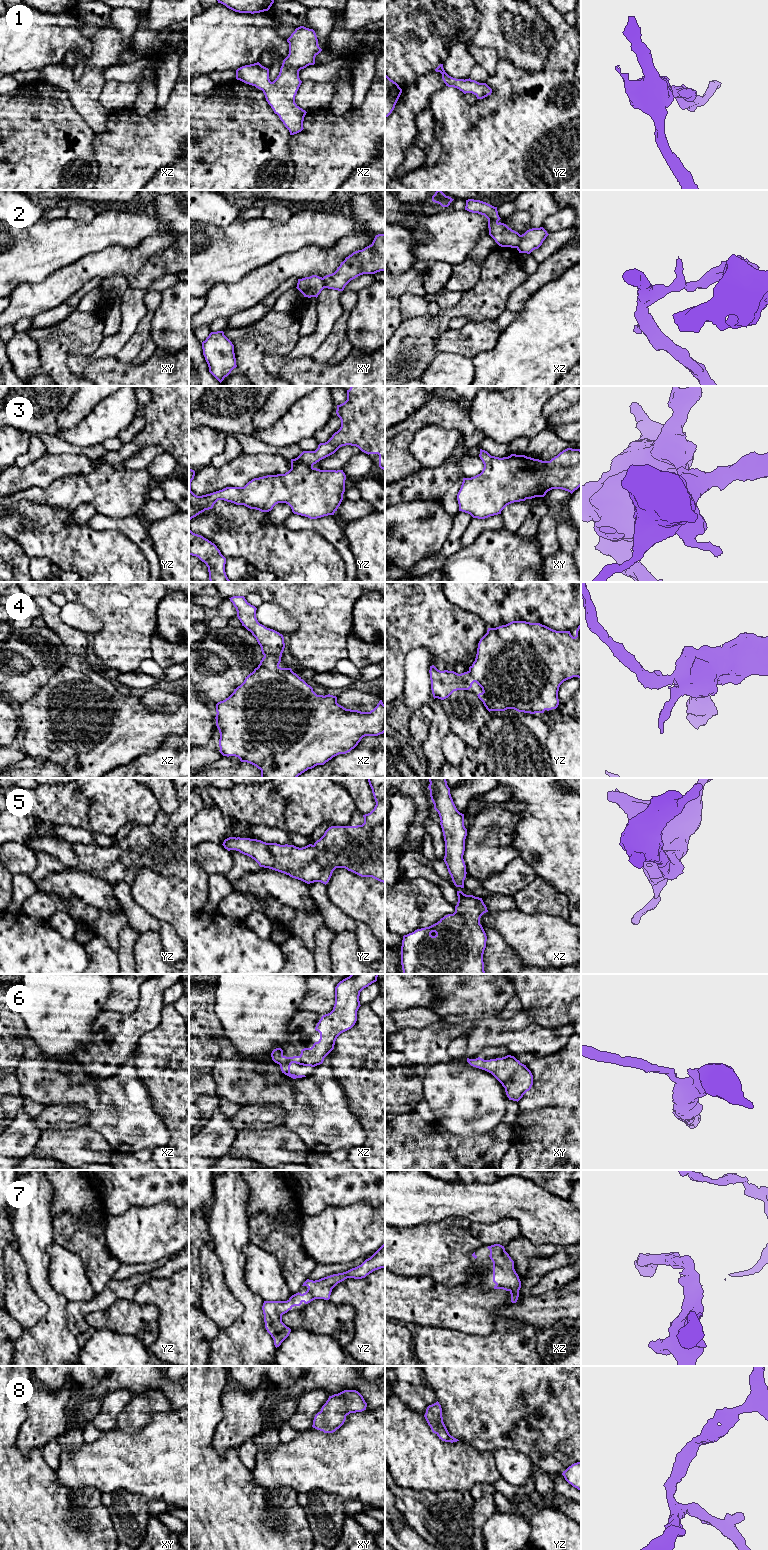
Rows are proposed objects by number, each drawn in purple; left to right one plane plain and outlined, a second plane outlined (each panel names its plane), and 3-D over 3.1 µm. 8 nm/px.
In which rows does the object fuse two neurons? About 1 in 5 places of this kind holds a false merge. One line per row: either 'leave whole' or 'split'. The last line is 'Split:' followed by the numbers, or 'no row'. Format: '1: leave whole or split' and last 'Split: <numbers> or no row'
1: leave whole
2: split
3: leave whole
4: leave whole
5: leave whole
6: leave whole
7: leave whole
8: leave whole
Split: 2

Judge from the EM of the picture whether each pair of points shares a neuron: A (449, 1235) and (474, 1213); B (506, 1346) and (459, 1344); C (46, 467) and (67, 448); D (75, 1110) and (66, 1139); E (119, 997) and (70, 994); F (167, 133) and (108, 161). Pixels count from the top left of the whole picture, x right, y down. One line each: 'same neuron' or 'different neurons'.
A: different neurons
B: same neuron
C: different neurons
D: different neurons
E: different neurons
F: same neuron

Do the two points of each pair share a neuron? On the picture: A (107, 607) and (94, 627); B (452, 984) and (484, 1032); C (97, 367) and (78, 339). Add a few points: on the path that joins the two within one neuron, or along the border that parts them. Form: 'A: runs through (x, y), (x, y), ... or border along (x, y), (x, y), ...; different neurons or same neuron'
A: border along (81, 604), (101, 621), (101, 629), (95, 635); different neurons
B: border along (497, 1014), (491, 1017), (476, 1018), (452, 1024); different neurons
C: border along (91, 355), (72, 355), (68, 359), (67, 365); different neurons

